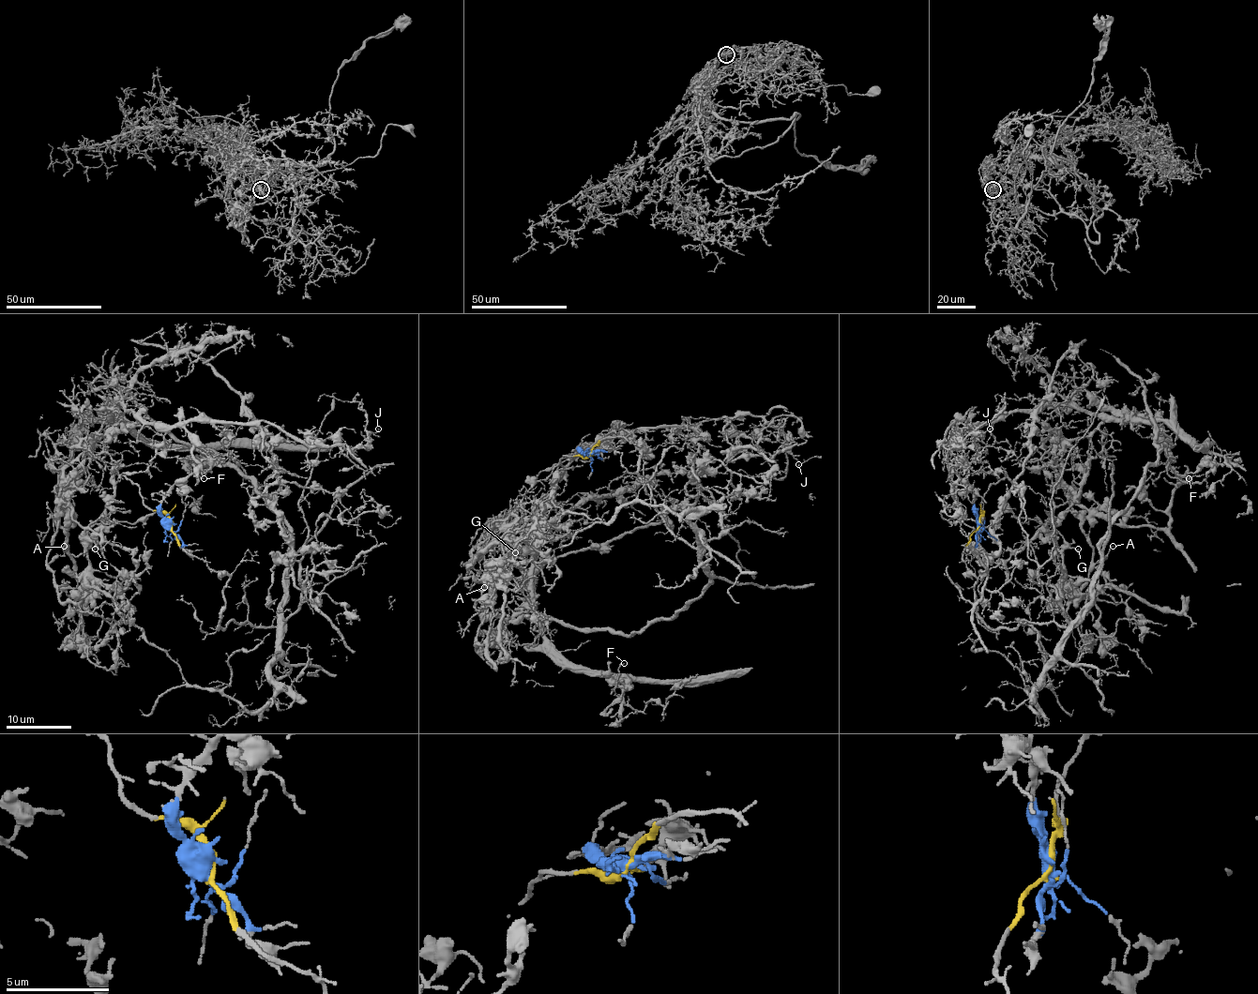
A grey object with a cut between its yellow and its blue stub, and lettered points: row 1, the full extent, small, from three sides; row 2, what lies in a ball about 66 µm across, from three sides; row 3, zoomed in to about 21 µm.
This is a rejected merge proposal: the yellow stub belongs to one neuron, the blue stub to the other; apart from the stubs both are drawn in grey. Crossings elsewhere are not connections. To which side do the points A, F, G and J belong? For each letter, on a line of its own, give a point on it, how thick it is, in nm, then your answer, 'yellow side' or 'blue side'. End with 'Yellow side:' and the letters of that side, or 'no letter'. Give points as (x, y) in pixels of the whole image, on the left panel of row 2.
A: place (64, 546); calibre 140 nm; blue side
F: place (204, 478); calibre 150 nm; blue side
G: place (95, 549); calibre 150 nm; blue side
J: place (378, 429); calibre 80 nm; blue side
Yellow side: no letter

